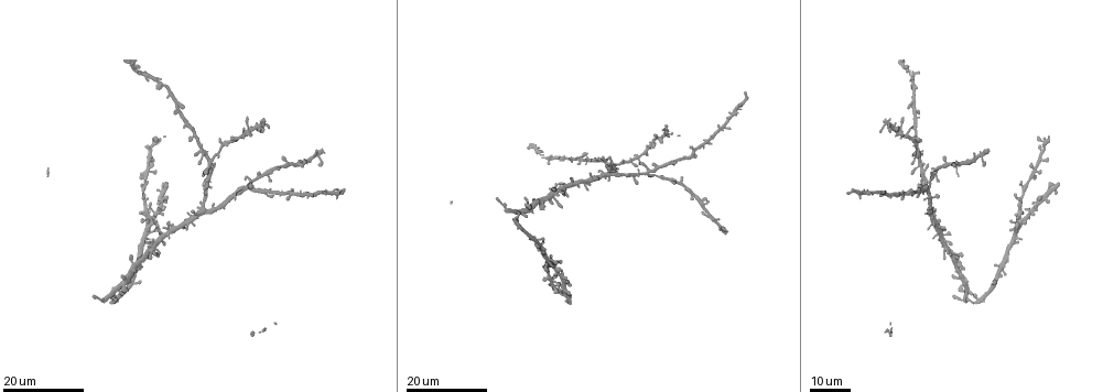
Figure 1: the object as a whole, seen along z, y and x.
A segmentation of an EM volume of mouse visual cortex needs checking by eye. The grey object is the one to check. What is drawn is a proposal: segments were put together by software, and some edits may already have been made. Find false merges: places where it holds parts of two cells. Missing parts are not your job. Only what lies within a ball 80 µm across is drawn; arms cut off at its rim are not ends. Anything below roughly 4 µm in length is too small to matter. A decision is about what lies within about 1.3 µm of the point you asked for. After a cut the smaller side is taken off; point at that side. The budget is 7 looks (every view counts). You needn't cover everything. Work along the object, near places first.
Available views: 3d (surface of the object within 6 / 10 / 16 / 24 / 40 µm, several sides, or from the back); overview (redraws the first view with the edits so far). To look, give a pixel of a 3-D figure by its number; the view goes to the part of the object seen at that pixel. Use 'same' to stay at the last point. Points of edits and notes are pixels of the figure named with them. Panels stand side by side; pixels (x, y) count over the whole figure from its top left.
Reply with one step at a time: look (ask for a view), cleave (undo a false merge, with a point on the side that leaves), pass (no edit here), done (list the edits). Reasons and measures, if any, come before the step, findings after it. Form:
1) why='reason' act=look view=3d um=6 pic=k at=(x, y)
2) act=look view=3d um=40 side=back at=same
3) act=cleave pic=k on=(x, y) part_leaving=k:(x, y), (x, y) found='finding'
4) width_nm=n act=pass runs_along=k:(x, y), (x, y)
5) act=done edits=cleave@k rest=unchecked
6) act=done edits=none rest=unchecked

act=look view=3d um=16 pic=1 at=(930, 225)

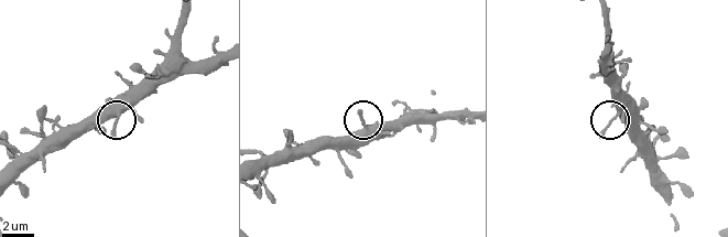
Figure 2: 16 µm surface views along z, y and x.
act=look view=3d um=6 pic=2 at=(616, 115)

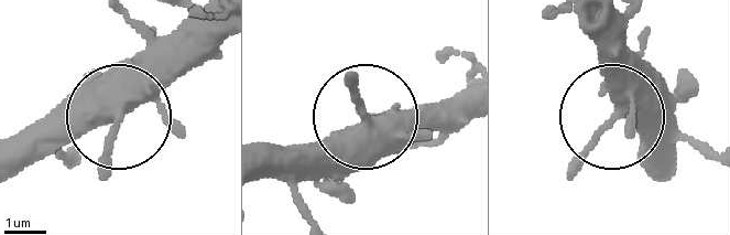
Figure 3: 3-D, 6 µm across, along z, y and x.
act=look view=3d um=6 side=back pic=3 at=(608, 118)

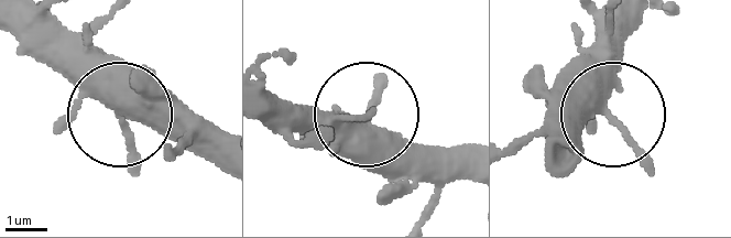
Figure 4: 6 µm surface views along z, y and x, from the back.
width_nm=360 act=pass found='all the same cell'

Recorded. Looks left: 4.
why='narrows sharply' act=look view=3d um=16 pic=1 at=(939, 232)

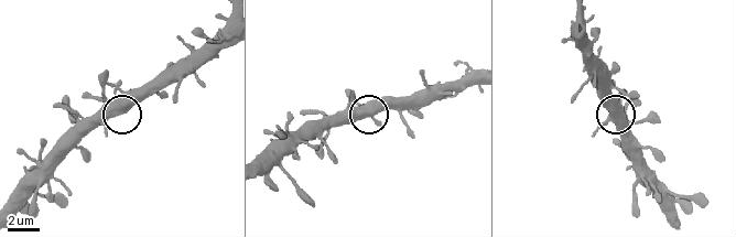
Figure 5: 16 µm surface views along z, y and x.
why='zoom in' act=look view=3d um=6 pic=5 at=(613, 109)

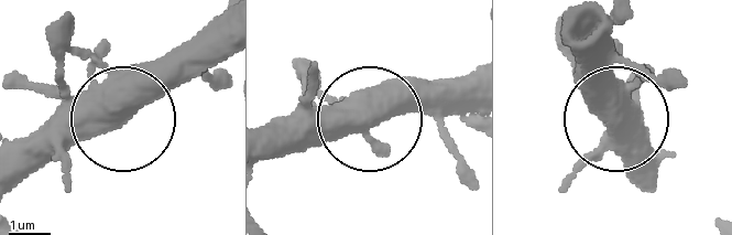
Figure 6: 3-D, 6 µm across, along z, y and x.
act=pass runs_along=6:(23, 178), (107, 125), (187, 44) found='continuous, no second cell'

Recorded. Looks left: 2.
act=look view=3d um=16 pic=1 at=(150, 218)

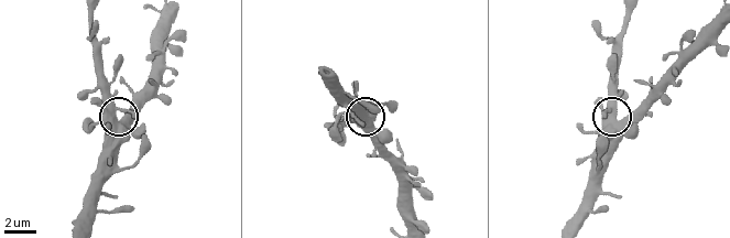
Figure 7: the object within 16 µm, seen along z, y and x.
act=look view=3d um=10 pic=7 at=(621, 121)

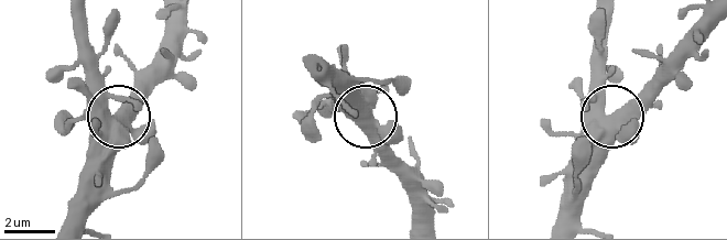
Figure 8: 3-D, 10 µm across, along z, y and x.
side_arm_um=14 act=pass runs_along=8:(78, 218), (93, 162), (122, 105), (162, 63) found='one cell here'

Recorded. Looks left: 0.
act=done edits=none rest=unchecked

